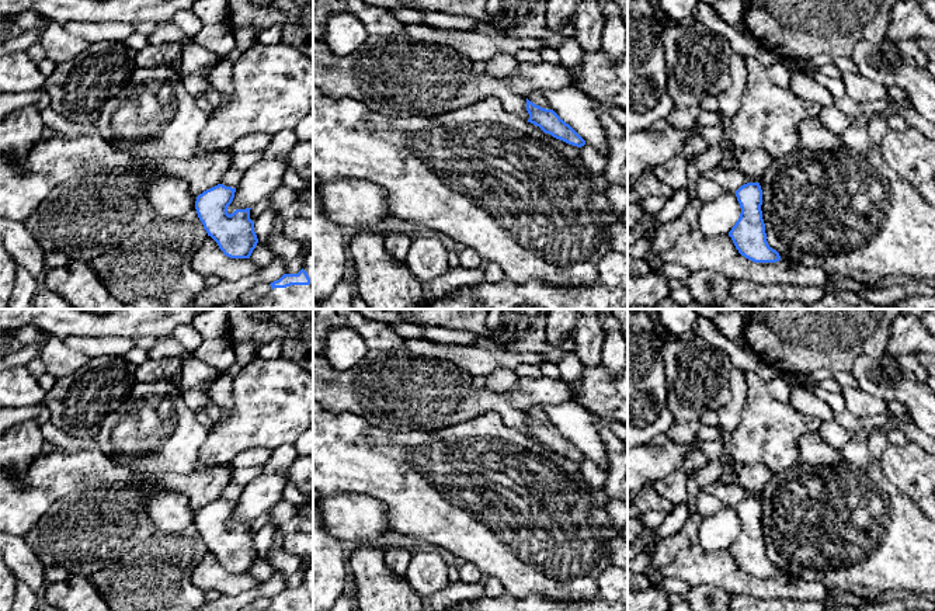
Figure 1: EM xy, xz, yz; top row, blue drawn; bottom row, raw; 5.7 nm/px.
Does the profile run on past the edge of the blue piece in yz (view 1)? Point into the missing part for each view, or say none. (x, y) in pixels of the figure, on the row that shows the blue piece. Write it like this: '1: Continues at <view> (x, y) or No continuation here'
1: No continuation here

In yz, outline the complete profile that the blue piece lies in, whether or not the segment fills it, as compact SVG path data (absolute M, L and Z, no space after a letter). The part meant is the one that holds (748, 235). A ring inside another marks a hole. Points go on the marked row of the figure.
M747 183L736 191L741 213L729 232L741 256L754 263L776 263L781 256L767 242L762 219L762 190L760 183Z

